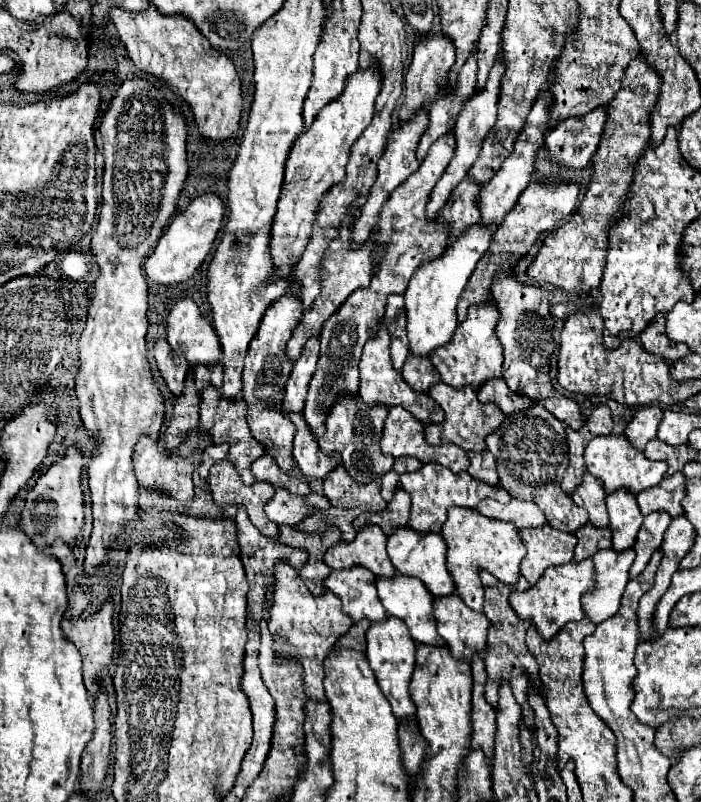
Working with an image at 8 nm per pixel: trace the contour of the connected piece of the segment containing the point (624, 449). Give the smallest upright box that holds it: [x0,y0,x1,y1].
[584,436,668,496]

